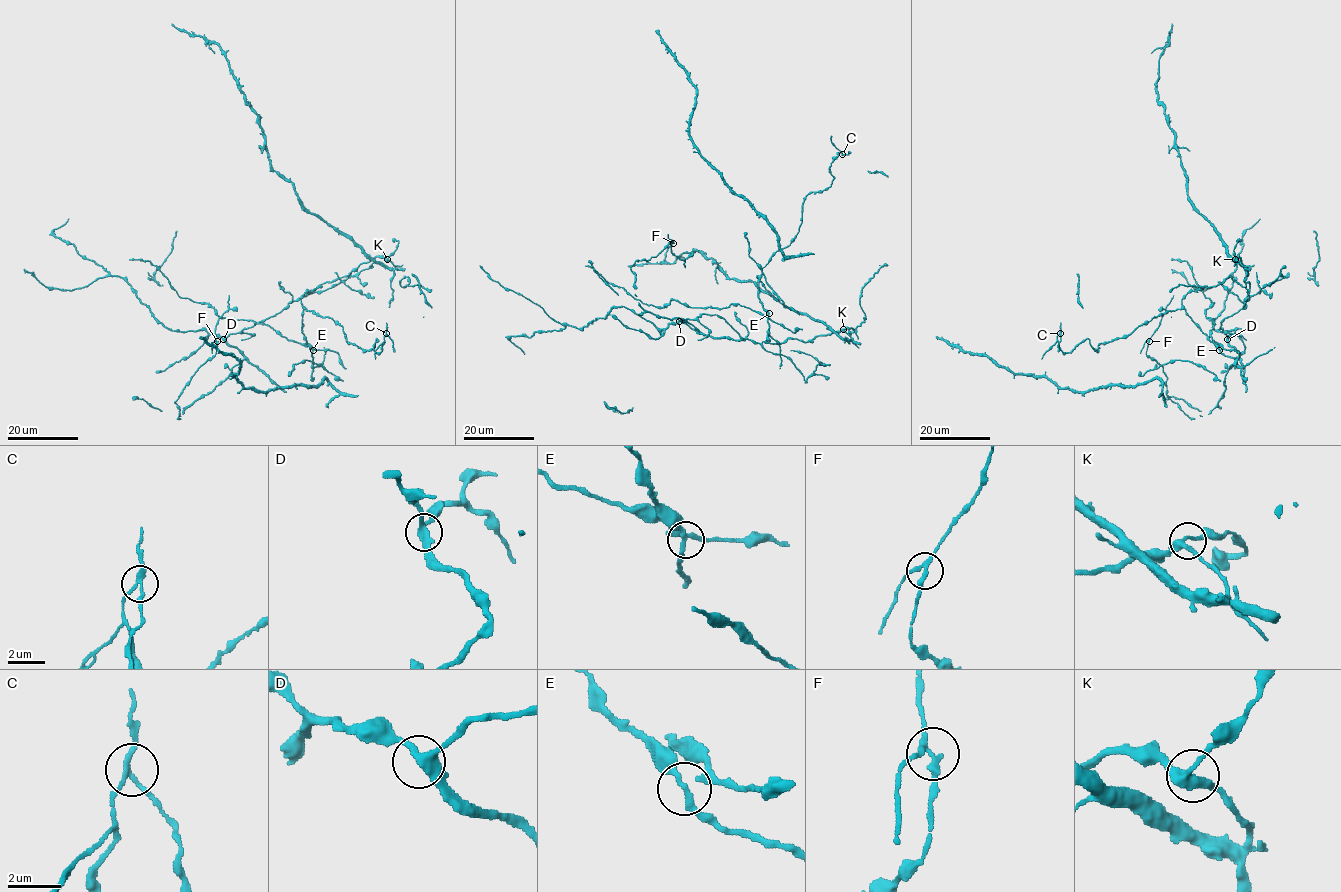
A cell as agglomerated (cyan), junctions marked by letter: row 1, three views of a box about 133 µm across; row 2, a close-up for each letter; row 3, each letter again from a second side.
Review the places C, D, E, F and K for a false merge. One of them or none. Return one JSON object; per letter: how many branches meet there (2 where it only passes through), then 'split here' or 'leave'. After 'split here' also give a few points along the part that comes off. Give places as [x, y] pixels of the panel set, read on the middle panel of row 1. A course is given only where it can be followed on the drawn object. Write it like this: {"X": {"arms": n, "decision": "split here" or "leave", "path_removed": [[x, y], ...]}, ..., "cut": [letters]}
{"C": {"arms": 3, "decision": "leave"}, "D": {"arms": 3, "decision": "leave"}, "E": {"arms": 3, "decision": "leave"}, "F": {"arms": 3, "decision": "split here", "path_removed": [[673, 243], [671, 252], [684, 260], [685, 267]]}, "K": {"arms": 3, "decision": "leave"}, "cut": ["F"]}

